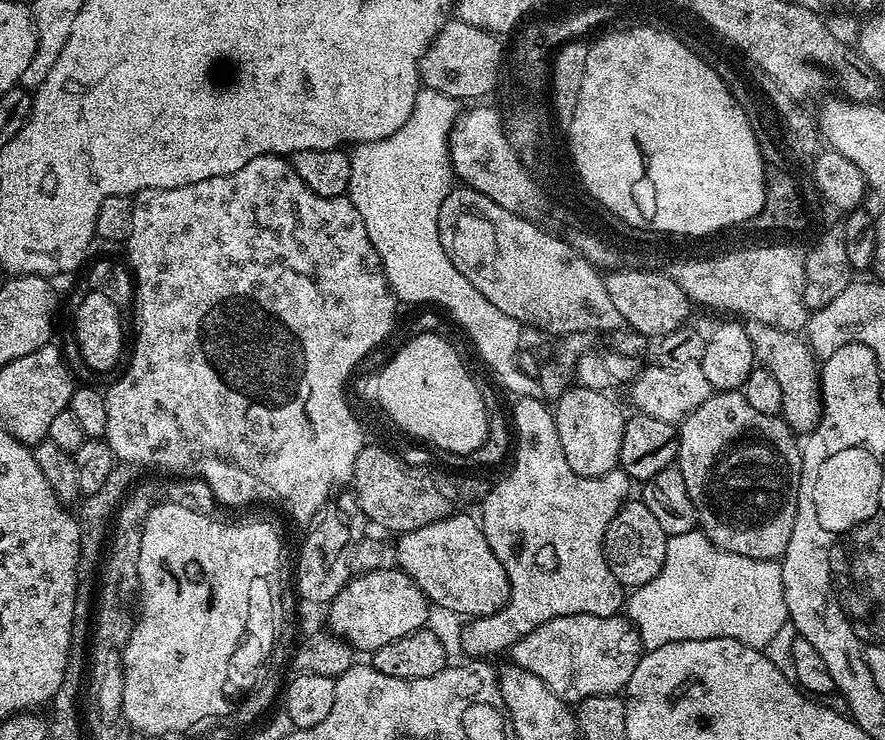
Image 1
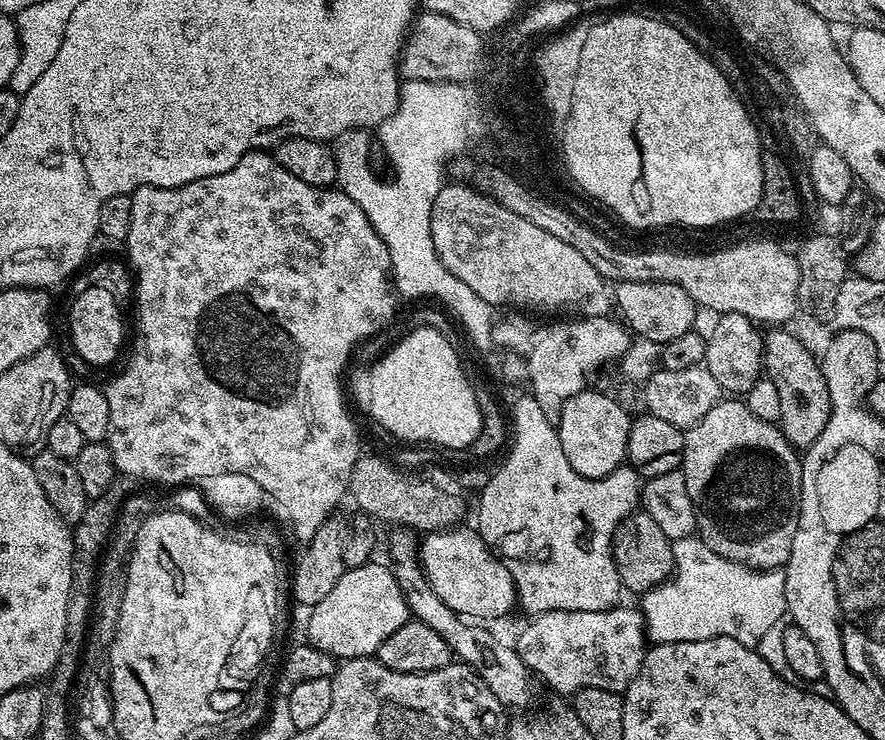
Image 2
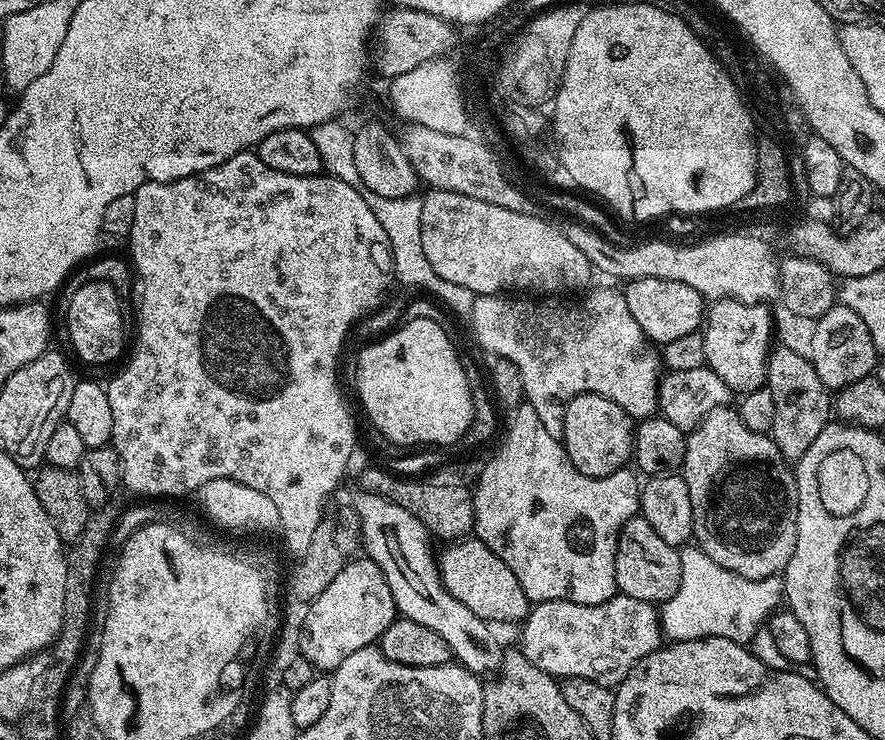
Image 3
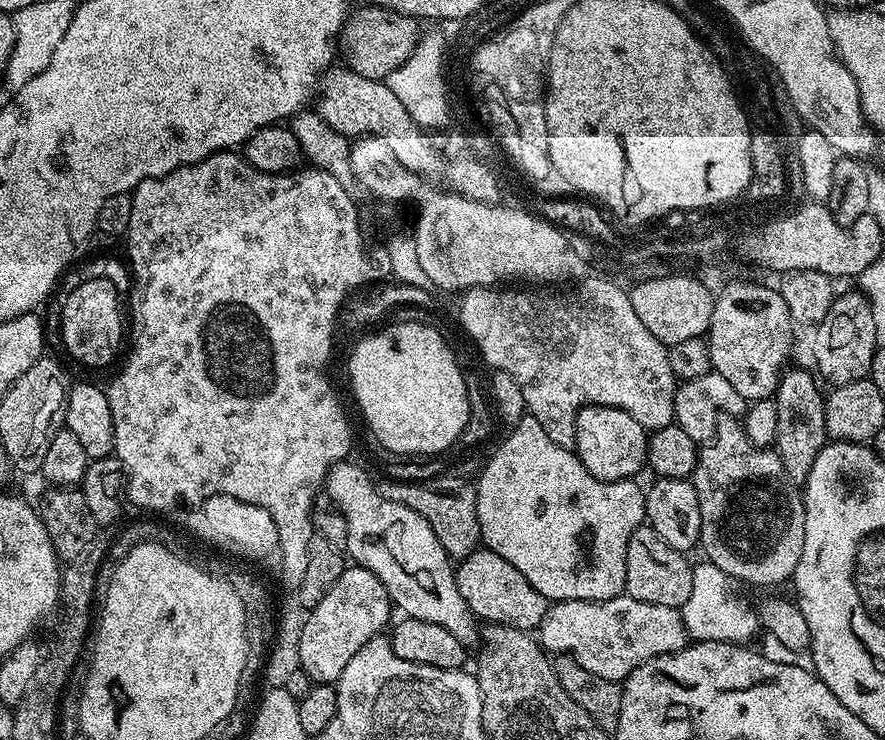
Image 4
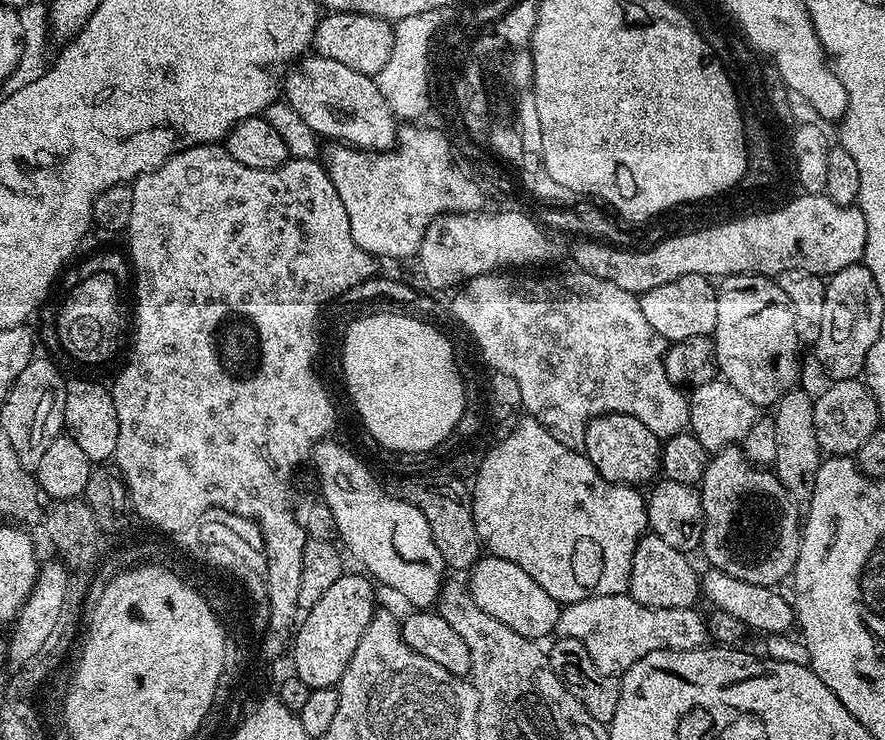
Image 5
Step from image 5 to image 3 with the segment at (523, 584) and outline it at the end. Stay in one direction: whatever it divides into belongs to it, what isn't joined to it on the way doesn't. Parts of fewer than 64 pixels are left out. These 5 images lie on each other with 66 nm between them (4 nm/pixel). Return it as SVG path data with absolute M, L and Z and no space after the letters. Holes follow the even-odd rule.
M475 538L452 542L445 548L448 549L444 553L441 551L438 556L440 577L446 590L450 590L450 594L458 598L462 606L474 610L478 618L493 625L512 624L515 620L527 621L530 611L528 595L522 590L520 580L514 578L514 570L510 570L510 566L506 566L498 554L491 552L482 541Z

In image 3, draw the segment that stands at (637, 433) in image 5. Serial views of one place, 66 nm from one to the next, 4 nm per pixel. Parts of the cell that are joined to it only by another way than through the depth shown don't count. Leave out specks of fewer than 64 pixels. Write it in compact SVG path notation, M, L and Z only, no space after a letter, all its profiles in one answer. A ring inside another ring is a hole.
M587 392L565 403L562 451L582 474L615 476L619 468L633 459L635 442L633 417L628 416L618 402Z

